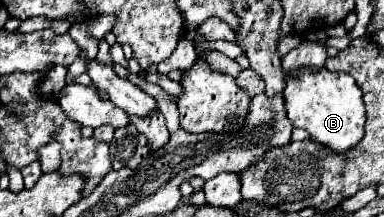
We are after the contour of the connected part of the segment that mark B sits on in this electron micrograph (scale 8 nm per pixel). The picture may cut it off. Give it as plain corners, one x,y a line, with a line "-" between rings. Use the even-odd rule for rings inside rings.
323,67
317,69
317,73
303,71
299,79
287,79
283,97
293,127
305,129
309,137
325,149
343,155
361,143
365,135
365,105
361,89
351,75
331,73

